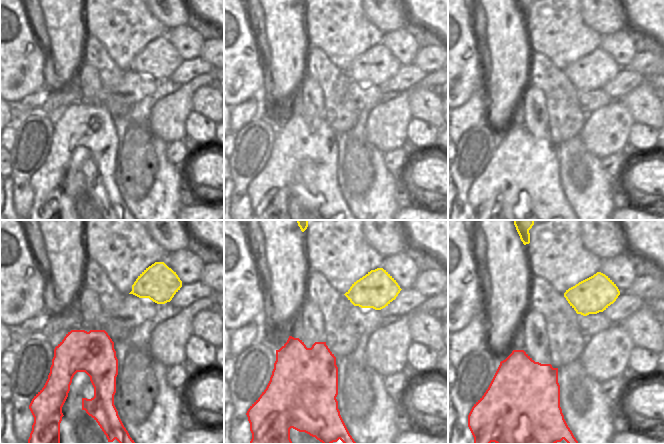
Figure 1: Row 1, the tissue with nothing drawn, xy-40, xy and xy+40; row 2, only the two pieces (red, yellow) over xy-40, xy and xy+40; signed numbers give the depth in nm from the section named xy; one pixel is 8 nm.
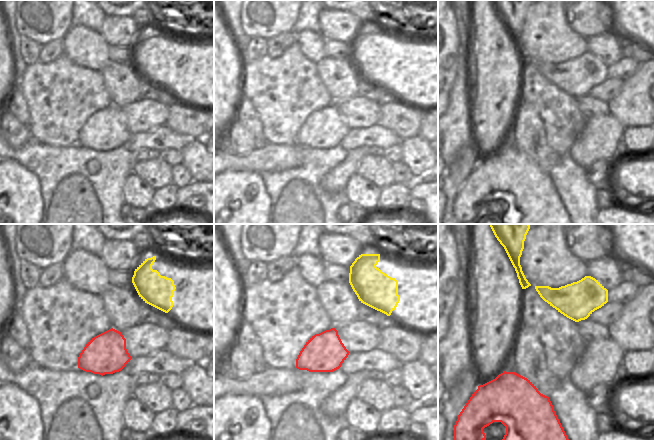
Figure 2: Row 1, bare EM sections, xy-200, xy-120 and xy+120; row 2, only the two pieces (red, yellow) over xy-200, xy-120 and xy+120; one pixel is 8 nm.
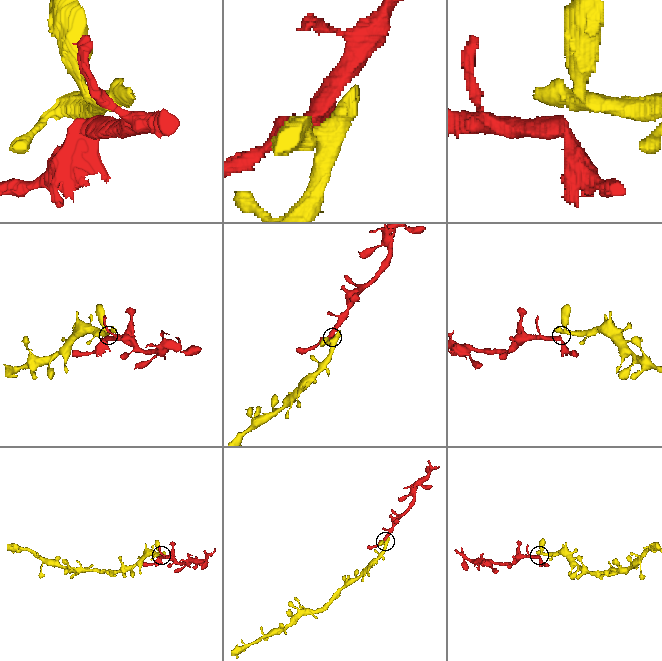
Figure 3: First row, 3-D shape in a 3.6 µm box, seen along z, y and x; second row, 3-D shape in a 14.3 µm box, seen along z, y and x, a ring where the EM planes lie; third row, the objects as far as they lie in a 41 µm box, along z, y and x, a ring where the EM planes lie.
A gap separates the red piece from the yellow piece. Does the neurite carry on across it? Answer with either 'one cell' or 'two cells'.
one cell

